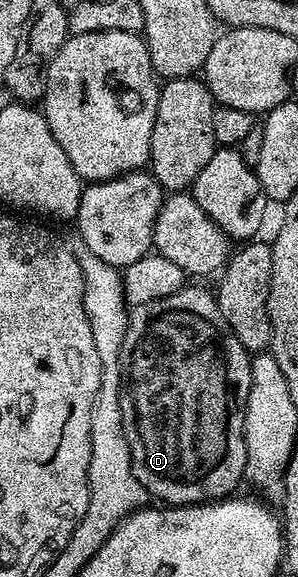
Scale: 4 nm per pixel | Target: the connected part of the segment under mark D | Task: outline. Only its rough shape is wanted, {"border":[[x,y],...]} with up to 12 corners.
{"border":[[215,296],[129,312],[122,433],[155,500],[246,475],[252,355]]}

